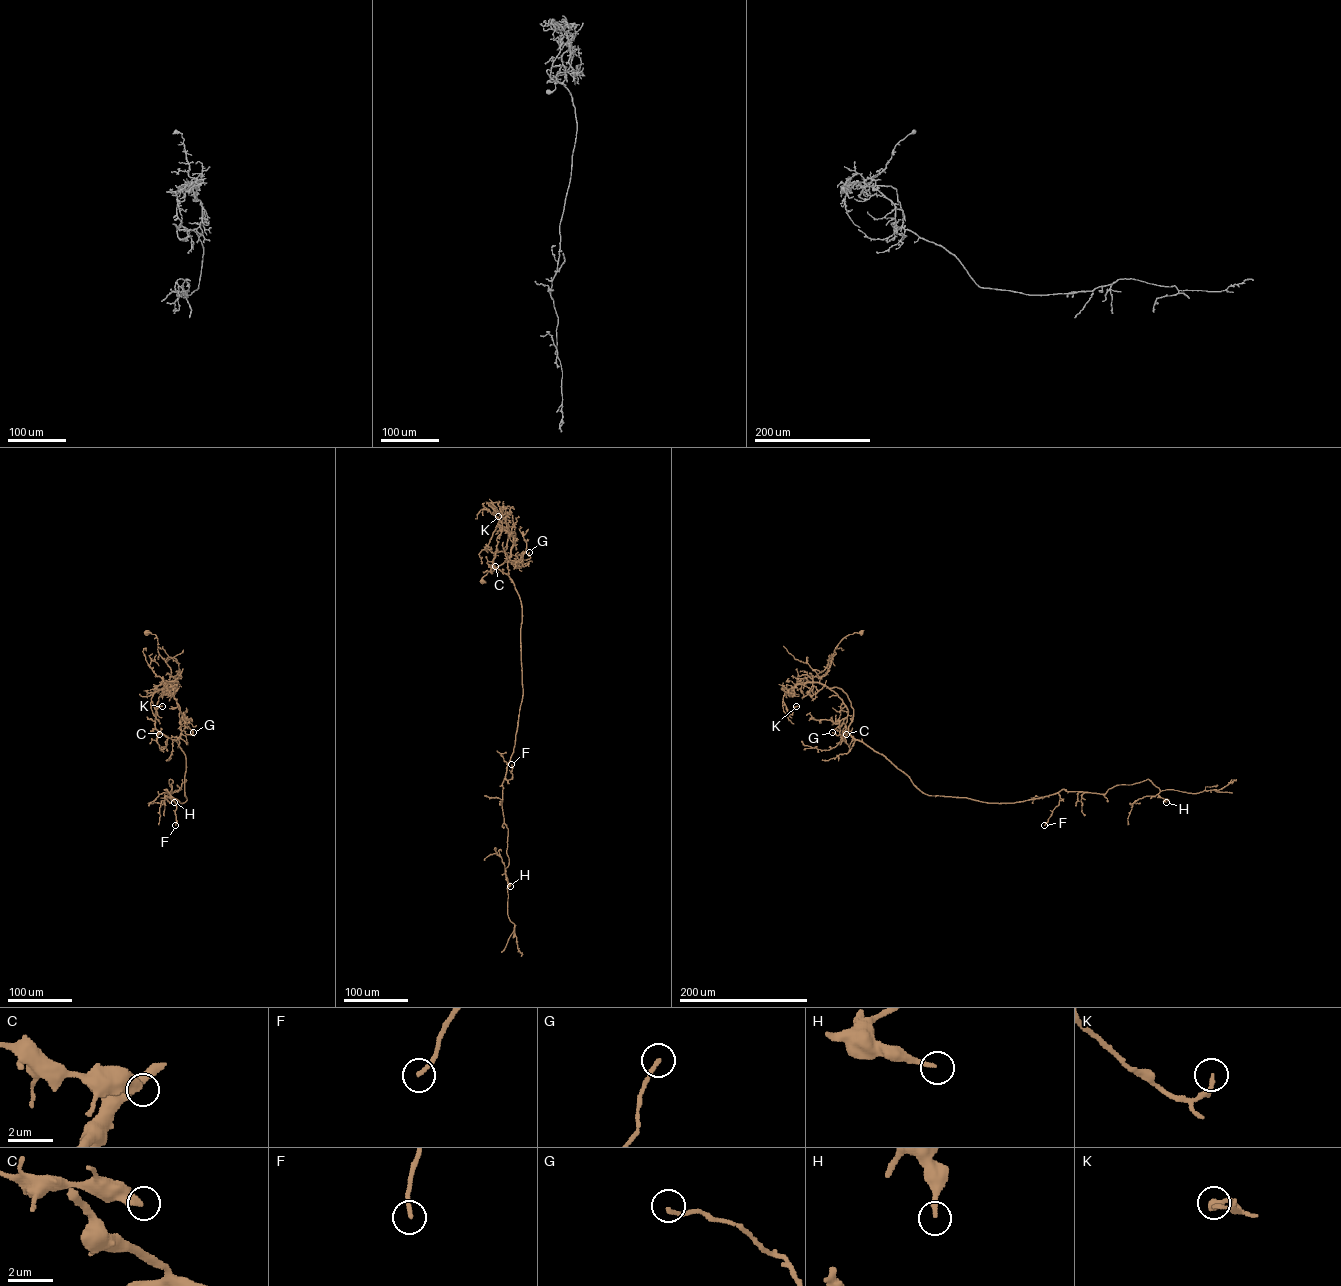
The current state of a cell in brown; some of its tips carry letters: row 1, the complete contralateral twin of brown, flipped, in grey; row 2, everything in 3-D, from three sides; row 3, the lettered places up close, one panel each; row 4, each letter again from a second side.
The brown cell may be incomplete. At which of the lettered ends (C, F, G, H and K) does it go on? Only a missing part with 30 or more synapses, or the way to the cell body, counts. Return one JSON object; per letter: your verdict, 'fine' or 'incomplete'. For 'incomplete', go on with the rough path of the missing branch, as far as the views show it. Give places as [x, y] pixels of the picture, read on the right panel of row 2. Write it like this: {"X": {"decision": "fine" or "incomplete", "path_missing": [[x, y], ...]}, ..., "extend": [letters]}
{"C": {"decision": "fine"}, "F": {"decision": "fine"}, "G": {"decision": "fine"}, "H": {"decision": "fine"}, "K": {"decision": "fine"}, "extend": []}

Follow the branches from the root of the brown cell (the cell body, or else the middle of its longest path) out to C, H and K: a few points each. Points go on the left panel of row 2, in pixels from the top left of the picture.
C: (146, 632), (156, 636), (158, 653), (177, 682), (175, 688), (159, 697), (153, 731), (159, 734)
H: (146, 632), (177, 682), (159, 697), (155, 723), (185, 757), (187, 799), (166, 792), (170, 779), (174, 802)
K: (146, 632), (156, 636), (158, 653), (175, 679), (156, 691), (151, 699), (157, 714), (157, 709), (162, 706)

